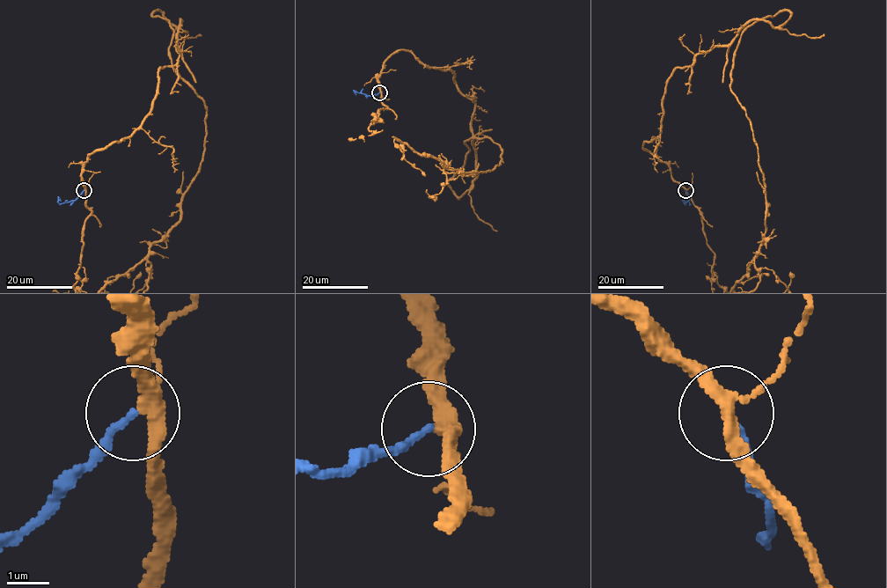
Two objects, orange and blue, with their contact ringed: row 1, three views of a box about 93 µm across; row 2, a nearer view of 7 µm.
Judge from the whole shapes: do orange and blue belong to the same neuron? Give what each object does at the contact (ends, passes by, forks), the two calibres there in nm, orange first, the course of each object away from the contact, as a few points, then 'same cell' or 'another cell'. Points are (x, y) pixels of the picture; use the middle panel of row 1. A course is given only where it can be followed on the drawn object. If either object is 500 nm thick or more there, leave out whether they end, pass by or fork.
orange forks there; blue ends there; 280 nm thick on the orange side, 150 nm on the other; blue runs (379, 92), (370, 96), (354, 90), (355, 95); same cell

